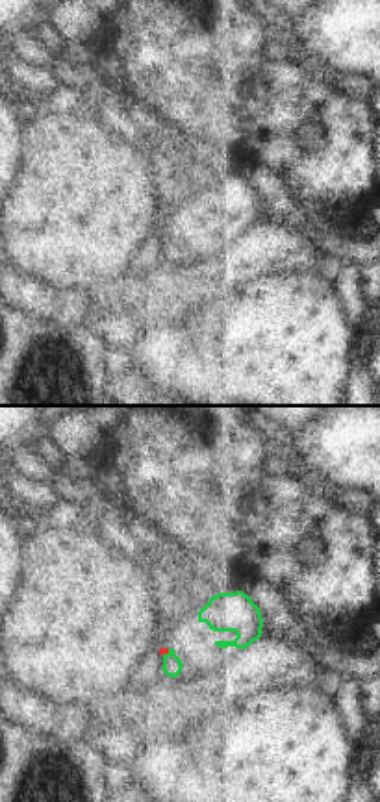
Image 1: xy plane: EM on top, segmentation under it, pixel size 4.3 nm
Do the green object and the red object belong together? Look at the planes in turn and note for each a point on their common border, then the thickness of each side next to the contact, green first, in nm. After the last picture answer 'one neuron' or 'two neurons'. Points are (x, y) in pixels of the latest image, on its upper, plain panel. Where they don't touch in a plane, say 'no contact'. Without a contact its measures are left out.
meets green at (165, 239); 80 nm thick on the green side, 30 nm on the other

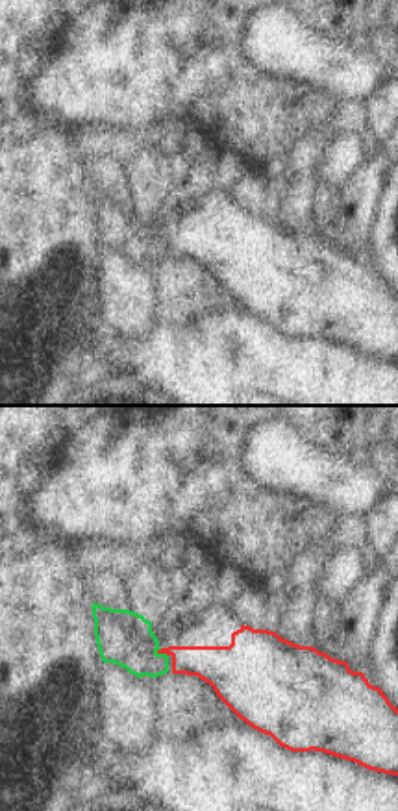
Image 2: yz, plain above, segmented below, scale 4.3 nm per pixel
meets green at (161, 239); 240 nm thick on the green side, 180 nm on the other

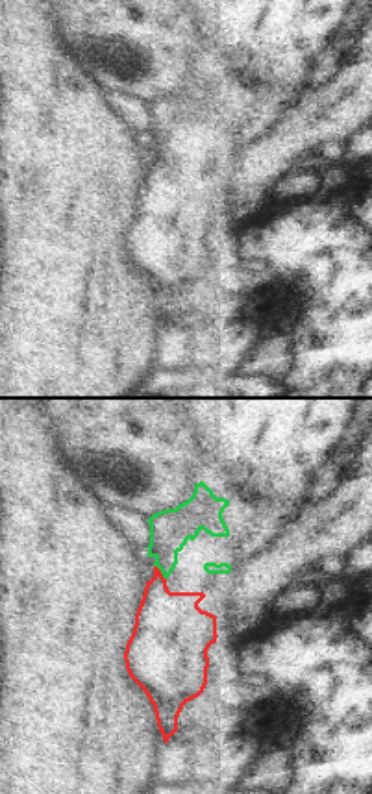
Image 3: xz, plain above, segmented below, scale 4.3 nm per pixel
meets green at (161, 158); 180 nm thick on the green side, 300 nm on the other

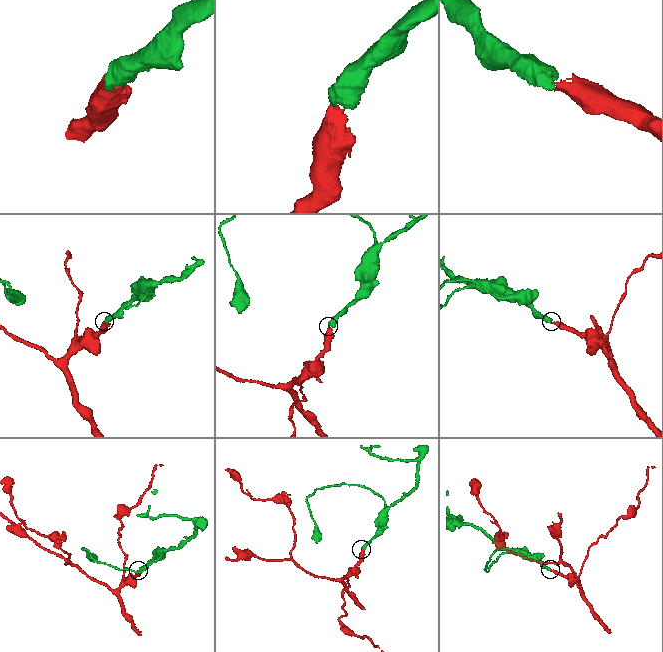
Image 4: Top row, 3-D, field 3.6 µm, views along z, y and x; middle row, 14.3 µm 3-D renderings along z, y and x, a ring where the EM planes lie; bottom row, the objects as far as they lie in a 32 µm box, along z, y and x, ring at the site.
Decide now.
one neuron

